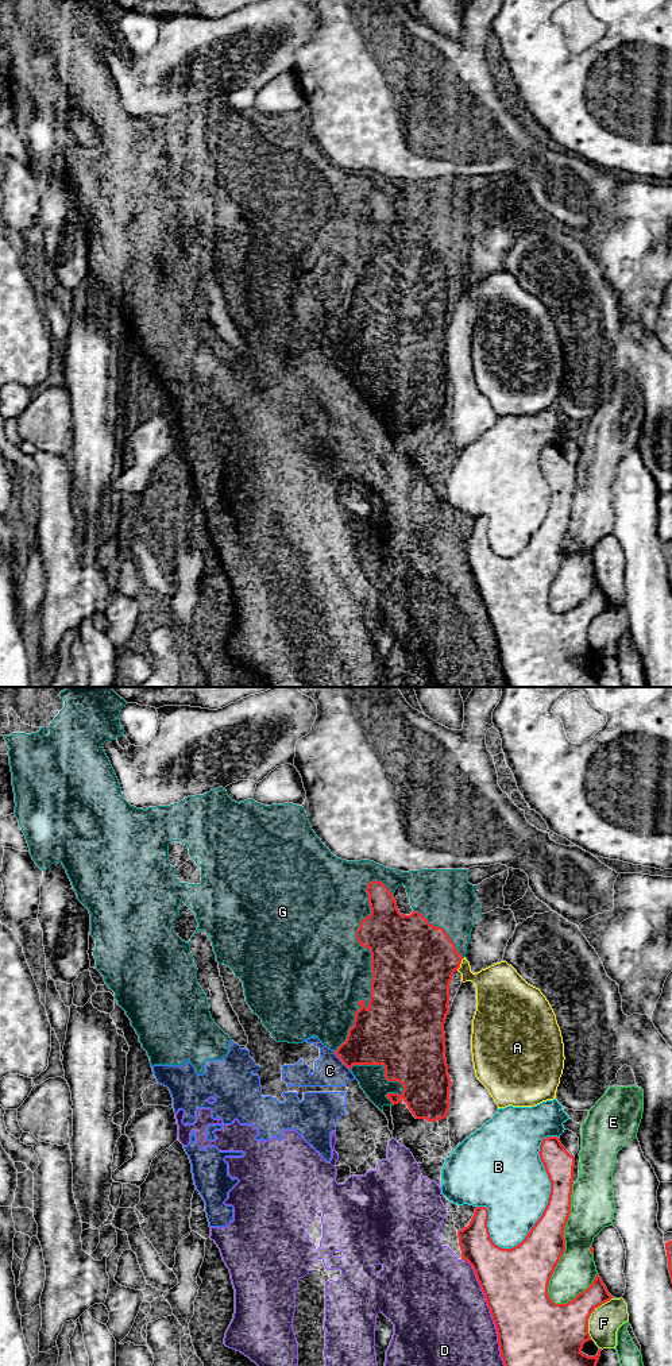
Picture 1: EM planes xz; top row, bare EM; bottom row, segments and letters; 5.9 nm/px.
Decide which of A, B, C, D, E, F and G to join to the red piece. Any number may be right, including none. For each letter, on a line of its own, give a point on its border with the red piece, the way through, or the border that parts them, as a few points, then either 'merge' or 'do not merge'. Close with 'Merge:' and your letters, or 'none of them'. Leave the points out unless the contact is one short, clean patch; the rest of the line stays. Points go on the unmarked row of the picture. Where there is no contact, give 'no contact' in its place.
A: xz (460, 271) | do not merge
B: xz (549, 504) | do not merge
C: xz (340, 369) | along xz (333, 361), (350, 379) | do not merge
D: xz (493, 626) | do not merge
E: xz (564, 554) | do not merge
F: xz (590, 624) | do not merge
G: xz (371, 276) | do not merge
Merge: none of them

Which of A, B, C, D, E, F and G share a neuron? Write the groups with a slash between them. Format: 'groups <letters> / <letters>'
groups A / B / C D G / E / F

